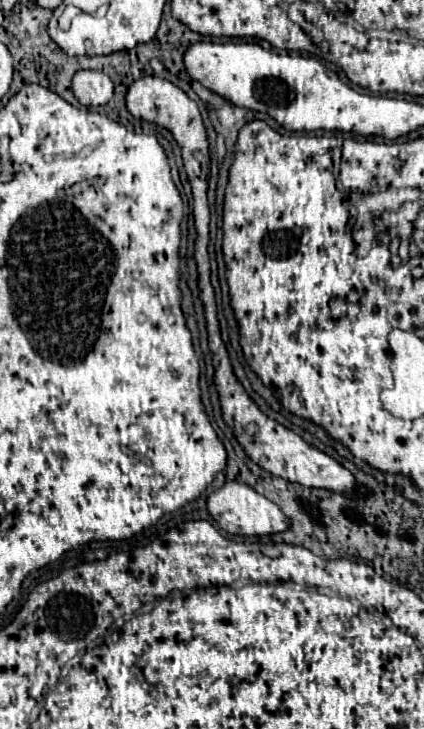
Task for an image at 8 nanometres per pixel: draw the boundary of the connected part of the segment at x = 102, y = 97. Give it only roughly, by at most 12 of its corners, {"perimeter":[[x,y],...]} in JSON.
{"perimeter":[[77,71],[73,93],[85,107],[113,97],[113,81],[103,71]]}

